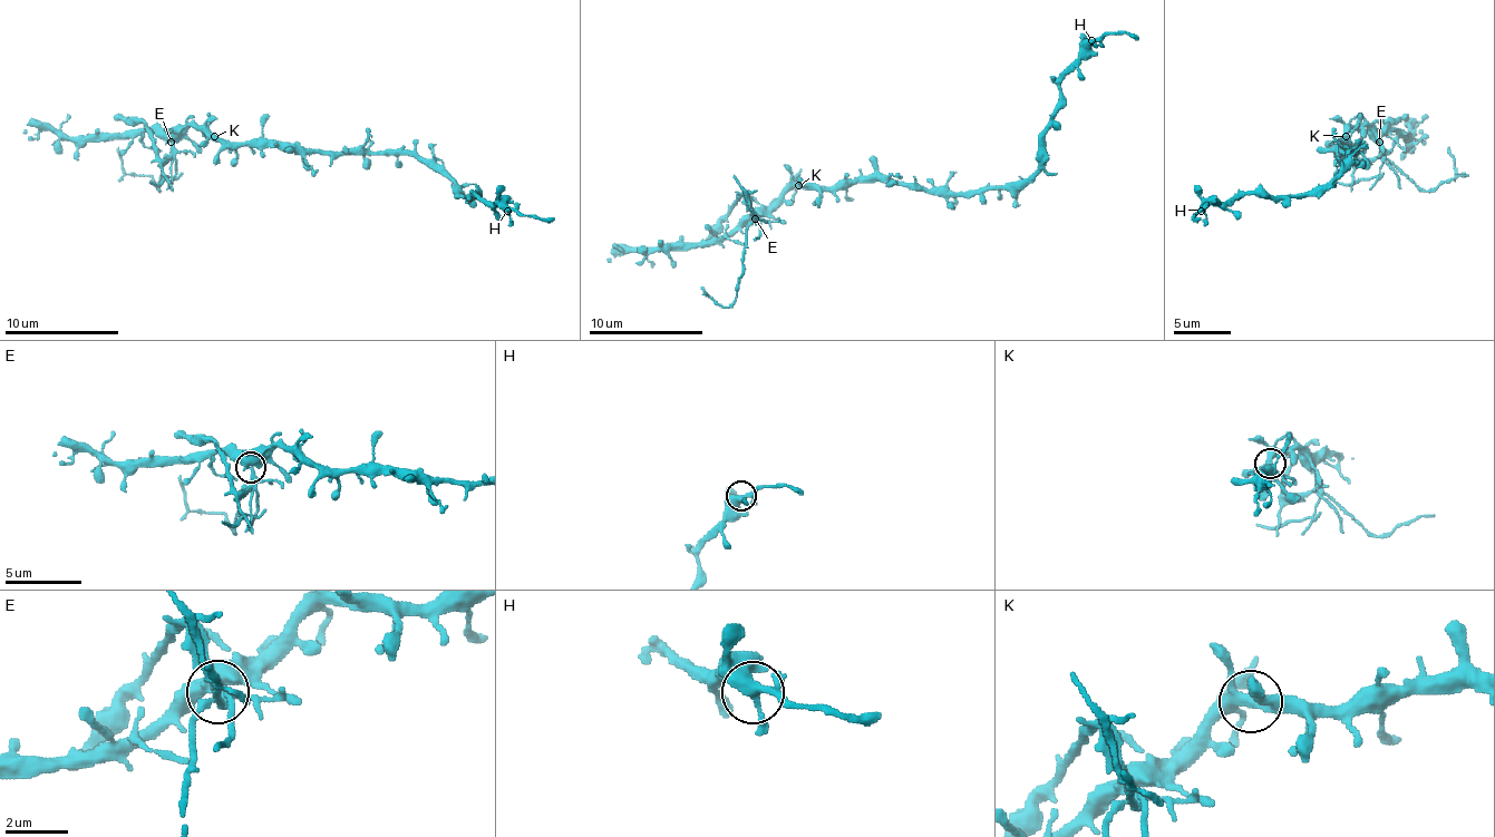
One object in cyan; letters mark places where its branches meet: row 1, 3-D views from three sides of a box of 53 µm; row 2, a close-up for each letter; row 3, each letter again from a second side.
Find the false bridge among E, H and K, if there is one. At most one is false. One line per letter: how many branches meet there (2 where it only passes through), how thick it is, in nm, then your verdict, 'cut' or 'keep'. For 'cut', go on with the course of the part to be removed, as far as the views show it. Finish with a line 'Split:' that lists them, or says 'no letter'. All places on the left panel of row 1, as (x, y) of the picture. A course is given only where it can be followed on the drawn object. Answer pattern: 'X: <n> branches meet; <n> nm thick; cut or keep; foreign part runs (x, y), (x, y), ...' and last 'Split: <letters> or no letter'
E: 4 branches meet; 360 nm thick; cut; foreign part runs (172, 142), (172, 151), (163, 159), (157, 191), (155, 182), (123, 171), (117, 147)
H: 4 branches meet; 360 nm thick; keep
K: 4 branches meet; 340 nm thick; keep
Split: E

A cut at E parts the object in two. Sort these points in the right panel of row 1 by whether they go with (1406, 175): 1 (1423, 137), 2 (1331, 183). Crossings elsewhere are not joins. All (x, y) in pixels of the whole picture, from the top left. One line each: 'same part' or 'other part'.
1: other part
2: other part

